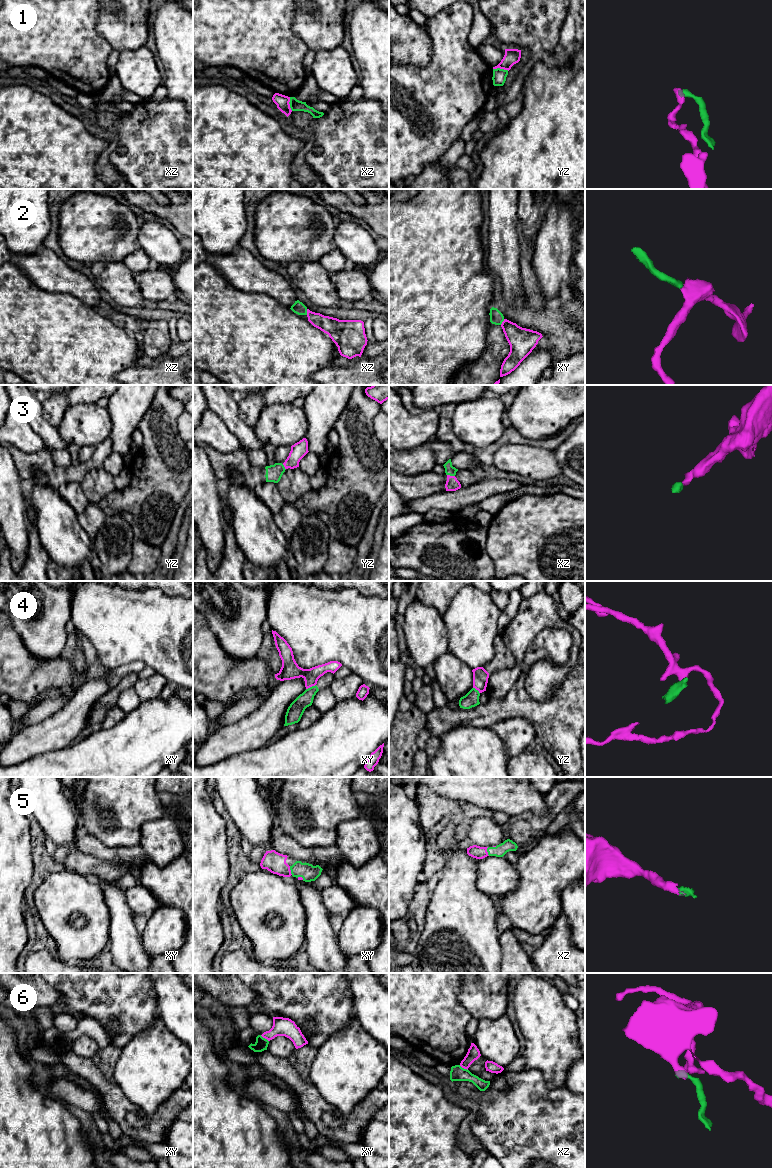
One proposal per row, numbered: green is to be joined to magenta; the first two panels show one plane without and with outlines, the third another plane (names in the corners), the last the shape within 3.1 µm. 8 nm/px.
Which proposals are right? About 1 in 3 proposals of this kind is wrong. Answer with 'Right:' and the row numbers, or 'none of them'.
Right: 2, 3, 5

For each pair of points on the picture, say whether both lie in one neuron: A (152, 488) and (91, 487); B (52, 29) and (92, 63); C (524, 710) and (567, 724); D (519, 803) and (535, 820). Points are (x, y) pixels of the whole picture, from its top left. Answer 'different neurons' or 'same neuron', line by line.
A: different neurons
B: same neuron
C: same neuron
D: different neurons

